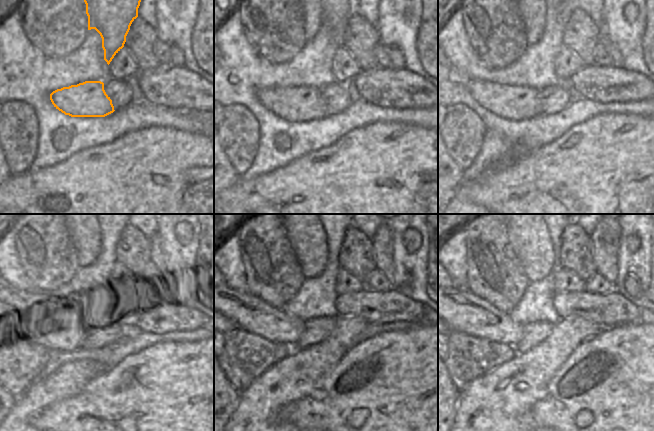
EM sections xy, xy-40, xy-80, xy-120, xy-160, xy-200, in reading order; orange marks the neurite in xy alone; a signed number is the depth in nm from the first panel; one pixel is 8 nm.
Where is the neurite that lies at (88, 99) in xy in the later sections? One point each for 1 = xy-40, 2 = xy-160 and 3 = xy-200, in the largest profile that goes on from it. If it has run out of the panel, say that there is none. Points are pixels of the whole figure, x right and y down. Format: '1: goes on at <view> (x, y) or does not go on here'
1: goes on at xy-40 (295, 104)
2: goes on at xy-160 (250, 313)
3: goes on at xy-200 (462, 311)

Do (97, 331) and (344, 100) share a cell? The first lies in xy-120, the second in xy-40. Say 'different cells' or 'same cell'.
same cell

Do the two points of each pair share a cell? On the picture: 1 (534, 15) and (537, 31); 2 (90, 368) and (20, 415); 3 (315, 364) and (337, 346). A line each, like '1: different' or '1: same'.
1: same
2: same
3: same

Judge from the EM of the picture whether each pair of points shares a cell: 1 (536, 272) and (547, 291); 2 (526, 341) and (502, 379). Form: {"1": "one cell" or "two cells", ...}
{"1": "two cells", "2": "two cells"}

